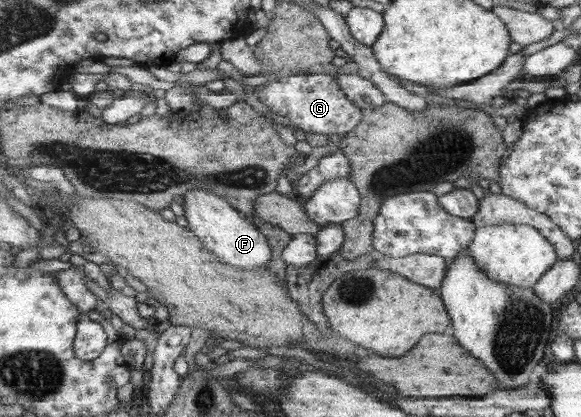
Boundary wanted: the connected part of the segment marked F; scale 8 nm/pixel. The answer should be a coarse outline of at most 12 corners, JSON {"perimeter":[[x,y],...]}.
{"perimeter":[[184,197],[189,228],[245,271],[268,267],[268,237],[223,197]]}

